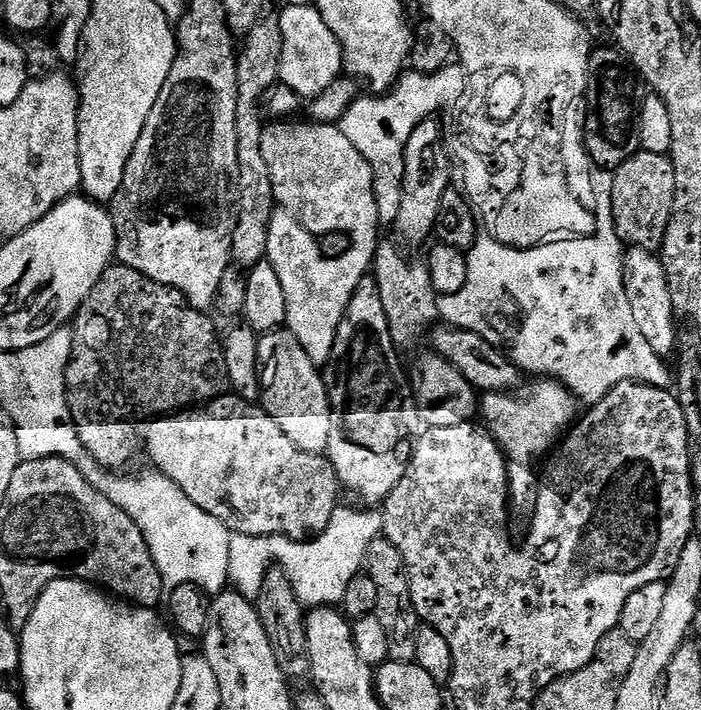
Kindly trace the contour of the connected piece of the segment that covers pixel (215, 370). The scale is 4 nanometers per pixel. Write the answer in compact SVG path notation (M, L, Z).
M119 262L108 267L100 281L94 286L94 290L90 290L86 302L74 317L74 327L72 328L74 346L72 347L72 356L68 360L68 370L64 373L64 382L68 385L68 405L72 411L72 420L75 422L79 437L82 438L87 452L104 468L109 470L125 469L123 467L137 456L139 450L141 453L142 430L141 428L139 430L138 422L144 424L161 416L171 416L177 412L203 406L208 401L215 400L217 396L223 396L229 391L230 385L226 374L222 336L221 333L216 333L217 321L208 315L207 311L193 308L192 303L178 290L174 290L162 282L154 282L150 278L146 278L146 274Z

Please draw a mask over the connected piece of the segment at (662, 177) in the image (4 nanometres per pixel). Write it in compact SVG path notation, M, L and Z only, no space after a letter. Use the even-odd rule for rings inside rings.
M643 150L635 152L622 166L618 166L612 173L612 197L610 203L612 206L612 217L616 233L620 239L621 245L628 248L641 248L642 250L659 253L664 244L664 235L666 226L670 222L670 210L674 206L674 166L668 156L659 156L650 154Z

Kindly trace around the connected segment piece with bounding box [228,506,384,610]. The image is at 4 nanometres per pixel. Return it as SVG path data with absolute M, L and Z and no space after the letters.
M338 506L330 518L330 526L320 536L314 536L310 540L292 540L289 536L251 536L250 534L235 533L230 542L230 570L228 578L231 587L237 592L244 593L245 596L252 598L258 592L258 572L256 568L264 570L269 567L268 556L279 567L287 572L294 590L298 594L301 604L305 609L322 608L325 606L336 606L341 603L346 594L346 586L350 586L350 578L361 575L365 567L364 559L366 550L370 542L374 542L384 531L384 513L380 510L364 510L359 512L356 508L344 508Z

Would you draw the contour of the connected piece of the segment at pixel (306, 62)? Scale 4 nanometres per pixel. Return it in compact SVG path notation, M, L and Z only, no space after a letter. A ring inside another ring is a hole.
M311 3L306 6L287 6L283 11L278 17L282 36L279 83L301 98L322 94L322 90L341 79L345 71L340 42L323 21L319 10Z

